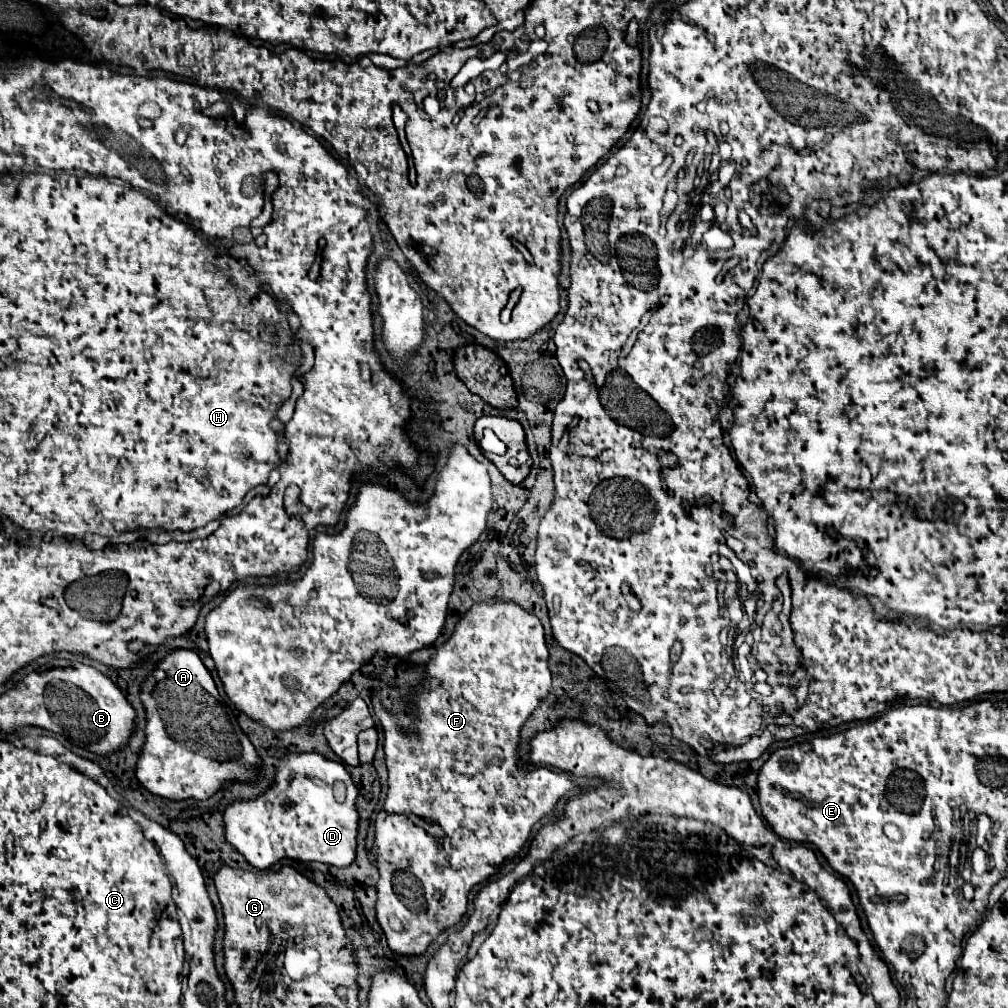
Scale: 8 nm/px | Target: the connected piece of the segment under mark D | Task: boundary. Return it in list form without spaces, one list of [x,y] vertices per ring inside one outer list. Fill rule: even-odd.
[[[287,753],[287,757],[281,759],[281,765],[279,765],[279,771],[277,771],[277,777],[275,777],[275,785],[273,785],[265,795],[261,795],[261,797],[257,797],[257,799],[253,799],[253,801],[235,801],[235,803],[231,803],[231,805],[225,809],[225,813],[223,813],[223,817],[225,817],[225,837],[227,837],[227,841],[229,841],[233,847],[237,847],[237,851],[239,851],[255,869],[269,869],[271,865],[275,865],[277,861],[281,861],[281,859],[285,859],[285,857],[287,857],[287,859],[305,861],[305,863],[309,863],[309,861],[319,861],[319,863],[327,863],[327,865],[333,865],[333,867],[347,867],[347,865],[351,865],[351,861],[355,861],[355,847],[357,847],[357,831],[359,831],[359,813],[357,813],[357,807],[355,807],[357,795],[359,795],[359,791],[357,791],[357,787],[353,785],[351,775],[347,773],[345,765],[341,765],[341,763],[337,763],[337,761],[329,761],[329,759],[325,759],[325,757],[317,755],[317,753]],[[337,781],[343,781],[345,787],[347,787],[347,791],[345,791],[345,801],[337,801],[337,799],[335,799],[333,787],[335,787]]]

